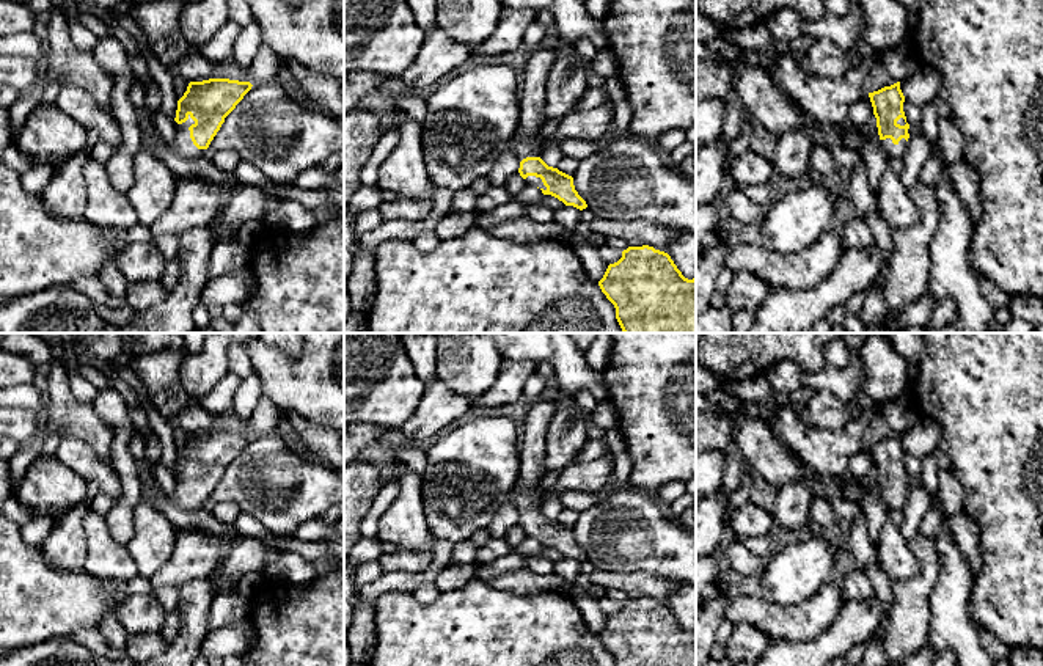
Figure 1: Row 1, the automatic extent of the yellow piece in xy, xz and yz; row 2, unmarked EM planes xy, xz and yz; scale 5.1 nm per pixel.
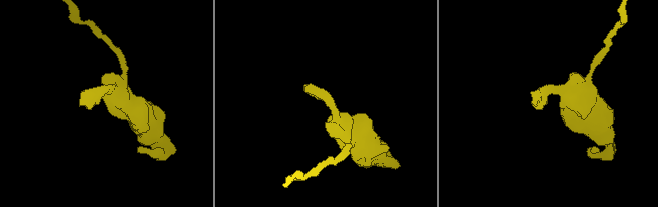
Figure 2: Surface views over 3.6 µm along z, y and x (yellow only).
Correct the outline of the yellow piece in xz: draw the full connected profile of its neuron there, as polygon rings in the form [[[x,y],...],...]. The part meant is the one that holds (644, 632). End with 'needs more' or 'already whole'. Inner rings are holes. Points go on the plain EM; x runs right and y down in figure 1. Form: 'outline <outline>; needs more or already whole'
outline [[[649,597],[624,602],[622,609],[608,617],[598,638],[616,666],[696,666],[696,630],[685,630],[668,605]]]; already whole

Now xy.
outline [[[229,430],[190,434],[177,452],[174,473],[179,478],[176,489],[168,496],[171,503],[184,510],[204,507],[225,470],[251,438],[250,434]]]; needs more

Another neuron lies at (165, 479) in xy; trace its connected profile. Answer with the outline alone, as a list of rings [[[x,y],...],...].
[[[157,460],[152,467],[152,476],[165,496],[170,496],[176,489],[174,474],[160,460]]]

